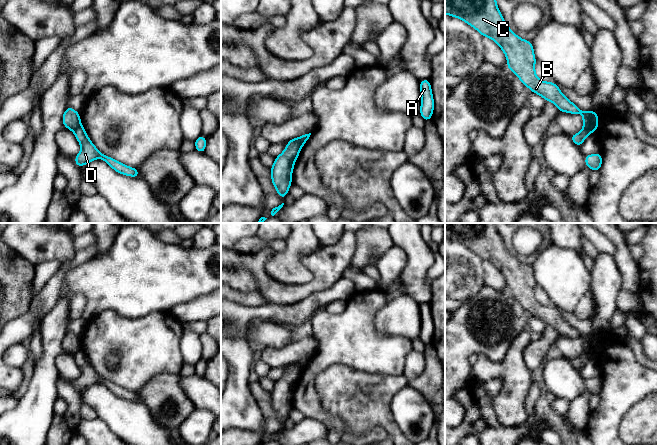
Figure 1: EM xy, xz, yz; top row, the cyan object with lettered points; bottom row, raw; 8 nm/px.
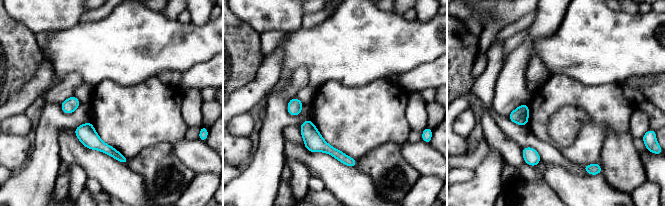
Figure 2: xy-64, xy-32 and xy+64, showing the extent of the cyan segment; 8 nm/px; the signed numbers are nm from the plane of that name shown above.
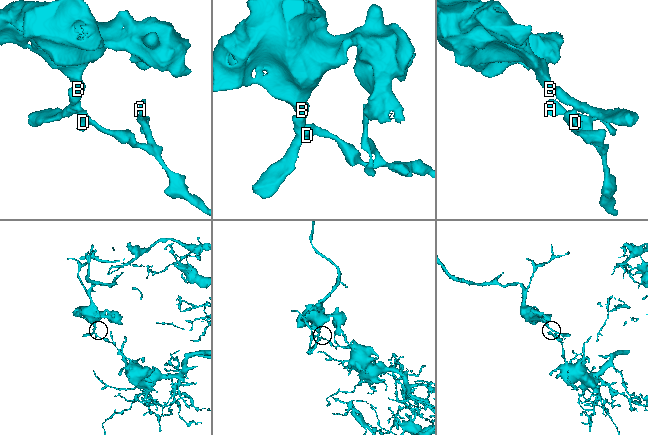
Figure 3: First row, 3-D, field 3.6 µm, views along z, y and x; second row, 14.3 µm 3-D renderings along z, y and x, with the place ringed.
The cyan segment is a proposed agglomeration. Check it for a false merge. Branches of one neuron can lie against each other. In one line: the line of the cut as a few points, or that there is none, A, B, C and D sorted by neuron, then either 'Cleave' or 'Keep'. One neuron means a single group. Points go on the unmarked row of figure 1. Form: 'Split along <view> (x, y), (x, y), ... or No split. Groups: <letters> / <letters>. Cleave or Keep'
Split along xy (80, 348), (73, 355). Groups: A D / B C. Cleave

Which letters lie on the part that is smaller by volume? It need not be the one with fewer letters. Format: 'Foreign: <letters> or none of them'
Foreign: B, C

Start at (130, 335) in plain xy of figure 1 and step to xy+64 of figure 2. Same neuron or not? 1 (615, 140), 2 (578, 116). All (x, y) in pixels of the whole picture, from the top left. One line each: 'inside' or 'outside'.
1: outside
2: outside

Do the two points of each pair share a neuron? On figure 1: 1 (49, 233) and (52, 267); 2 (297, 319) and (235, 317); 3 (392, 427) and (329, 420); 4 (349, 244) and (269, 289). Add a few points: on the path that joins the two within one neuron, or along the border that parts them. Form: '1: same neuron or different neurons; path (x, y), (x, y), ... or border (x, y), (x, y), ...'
1: different neurons; border (62, 262), (47, 260), (34, 265)
2: same neuron; path (282, 314), (250, 313)
3: different neurons; border (323, 409), (338, 416), (343, 421), (344, 429)
4: same neuron; path (329, 265), (308, 289), (290, 291)

